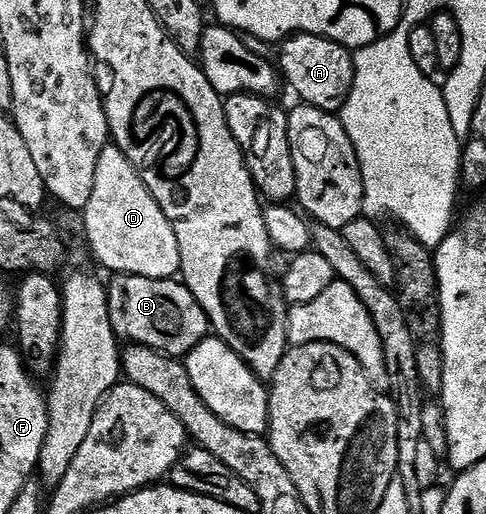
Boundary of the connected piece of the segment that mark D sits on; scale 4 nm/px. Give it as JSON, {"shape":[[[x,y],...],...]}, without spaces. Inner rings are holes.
{"shape":[[[109,143],[101,151],[101,159],[97,163],[97,175],[93,179],[93,195],[89,195],[89,203],[82,210],[83,225],[87,228],[87,241],[95,252],[95,257],[107,269],[112,269],[112,274],[130,273],[141,275],[149,279],[171,279],[179,273],[181,251],[177,251],[177,235],[173,235],[173,227],[169,219],[165,219],[165,211],[149,195],[141,175],[125,159],[125,155],[114,145]]]}

